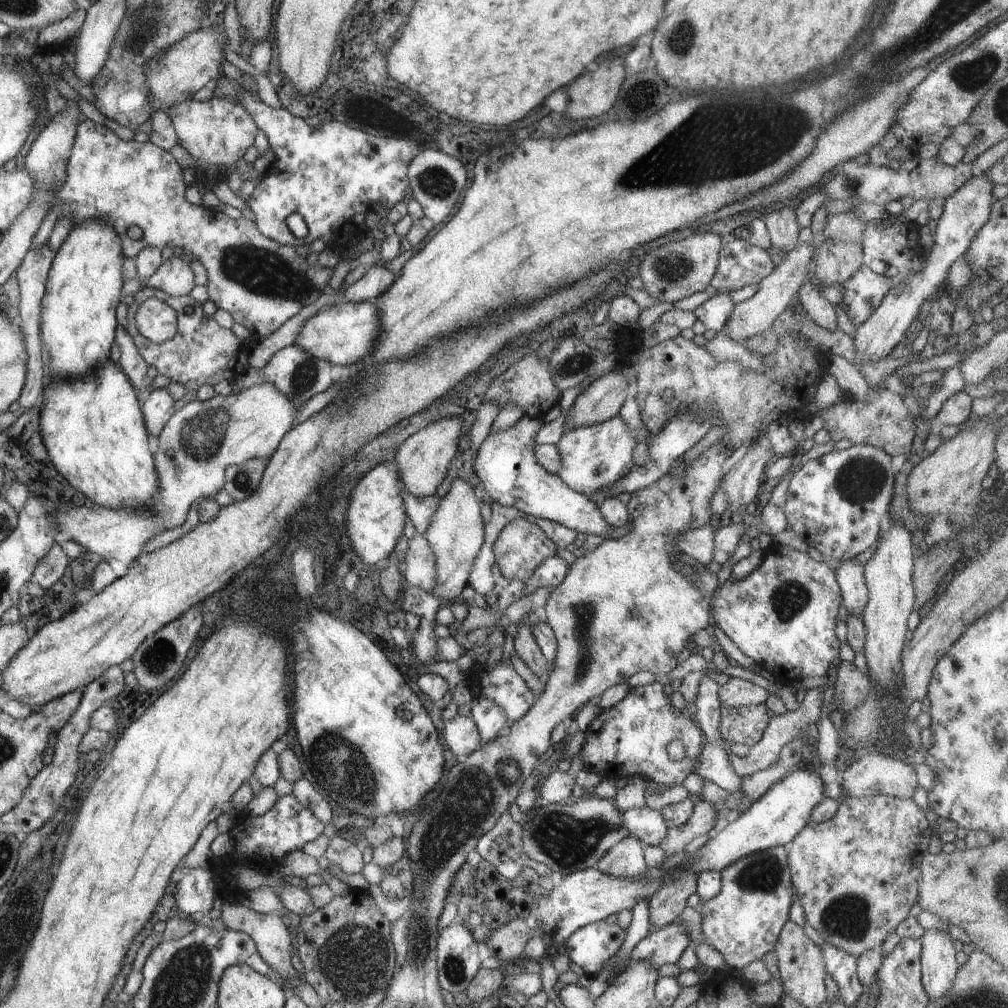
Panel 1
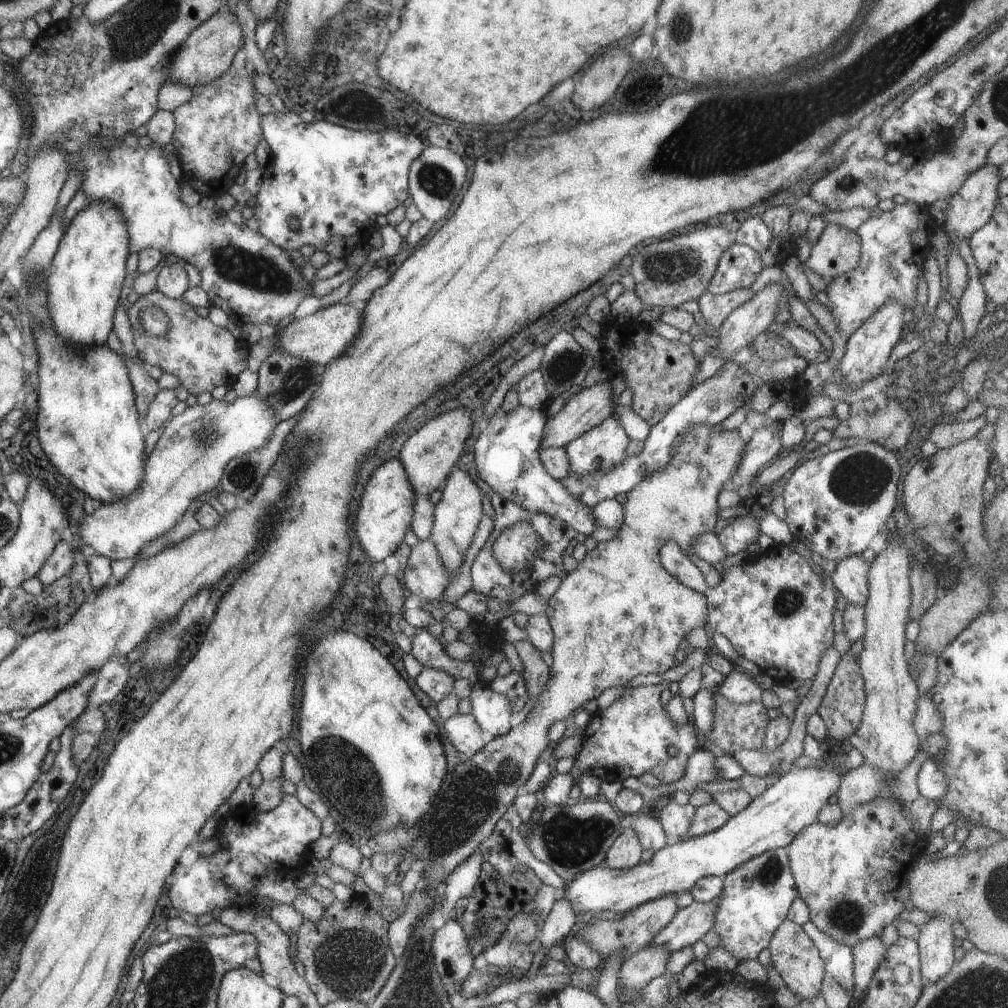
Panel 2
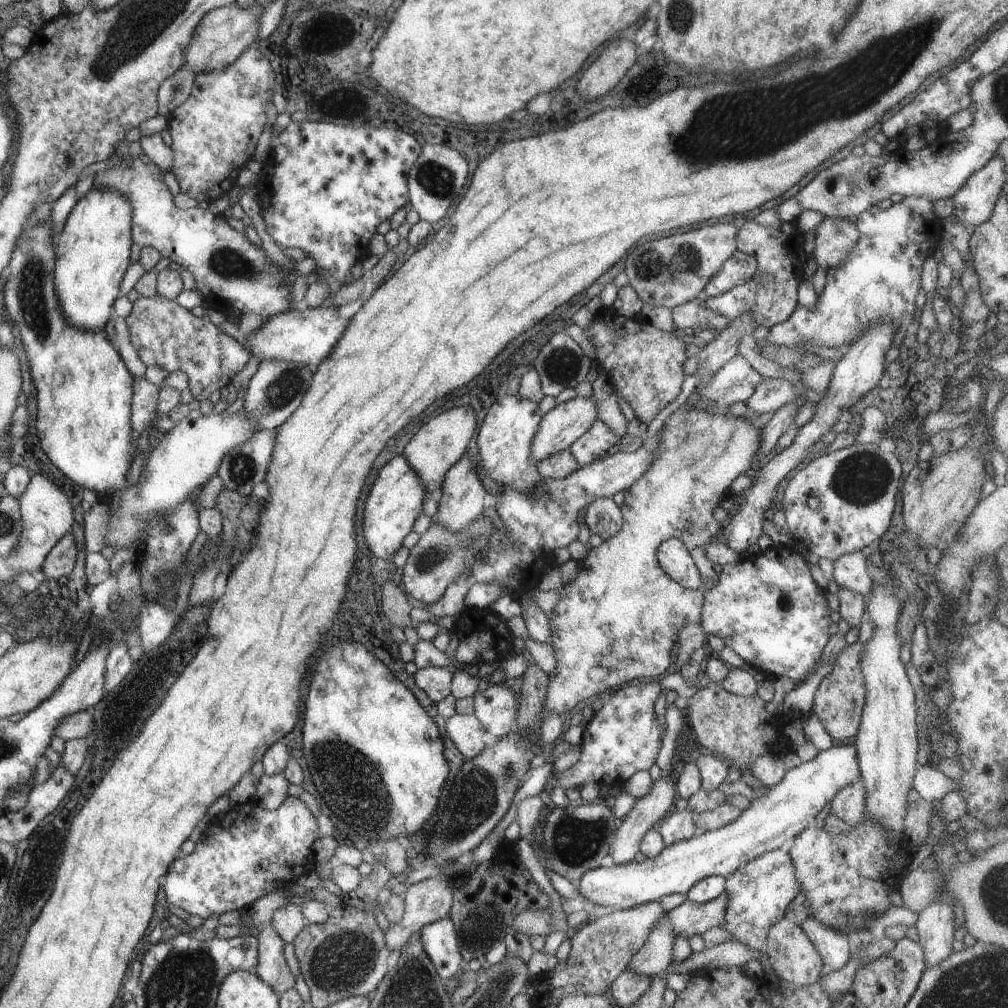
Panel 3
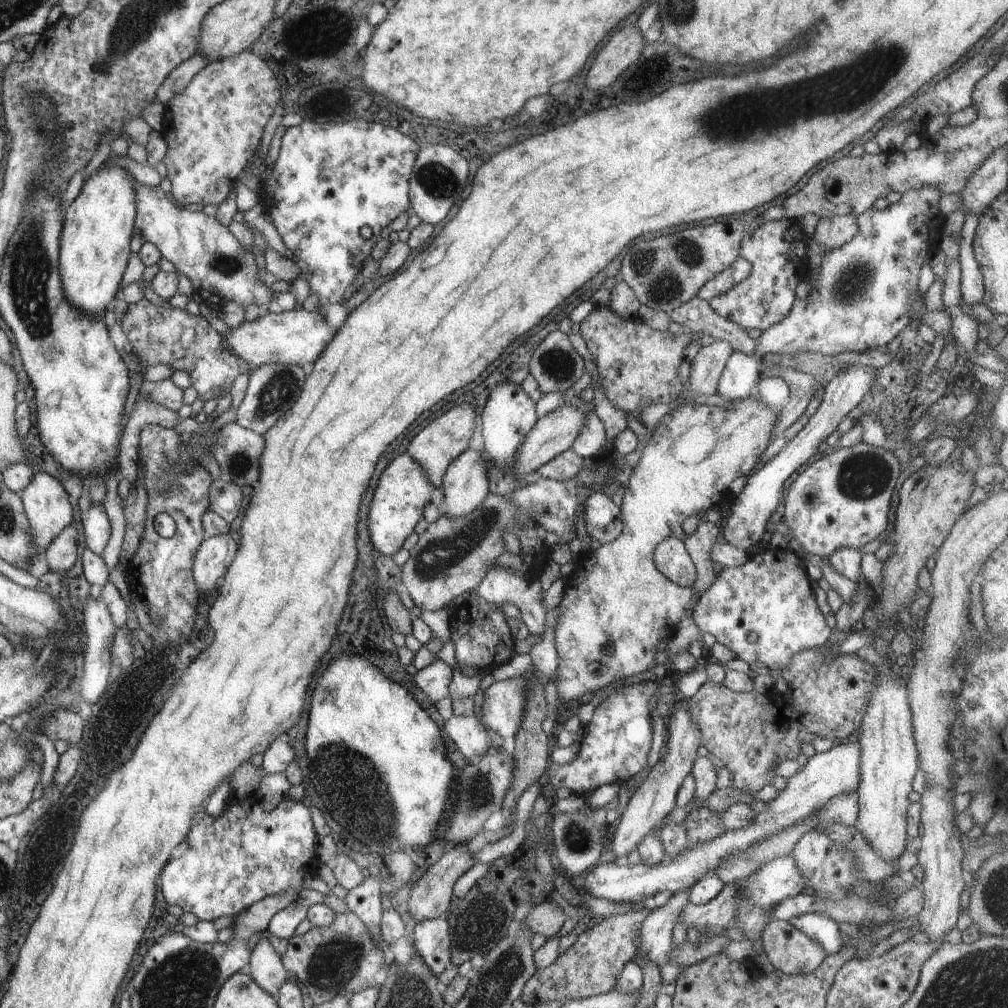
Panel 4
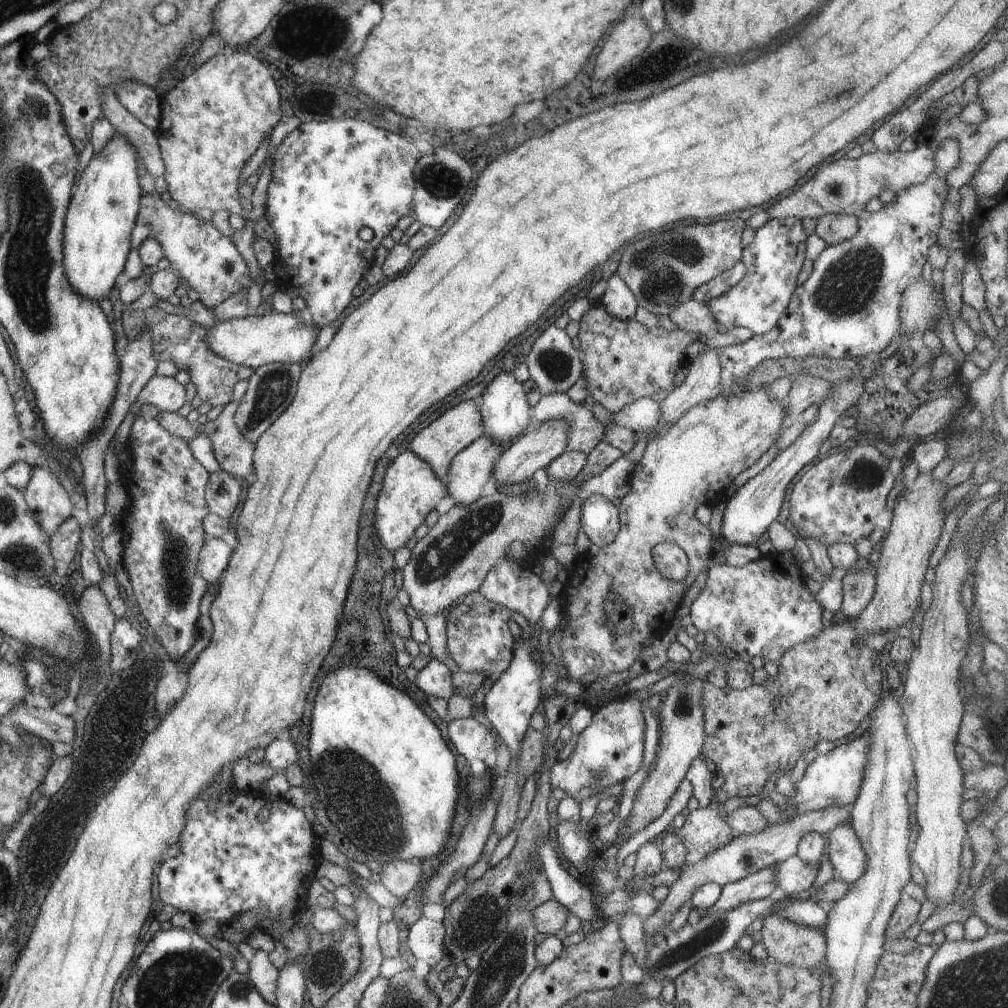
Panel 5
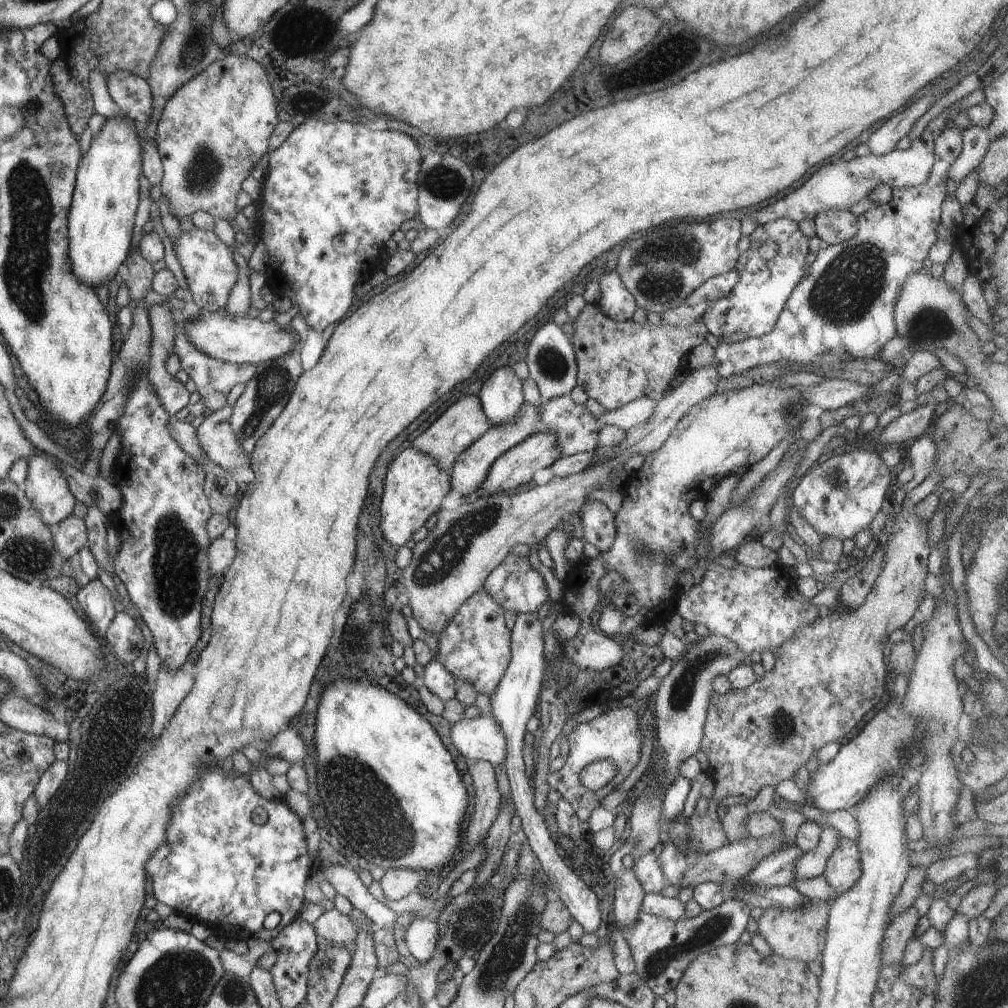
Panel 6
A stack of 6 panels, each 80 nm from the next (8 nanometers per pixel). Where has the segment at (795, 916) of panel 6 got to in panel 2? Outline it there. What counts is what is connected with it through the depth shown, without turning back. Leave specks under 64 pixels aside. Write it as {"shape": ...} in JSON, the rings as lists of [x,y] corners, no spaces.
{"shape":[[[784,920],[776,932],[774,938],[768,946],[768,950],[772,955],[771,964],[774,969],[782,977],[784,984],[799,999],[808,1000],[812,996],[820,996],[822,992],[822,982],[825,976],[825,965],[812,943],[812,940],[804,933],[804,930],[798,924],[794,924],[790,920]]]}

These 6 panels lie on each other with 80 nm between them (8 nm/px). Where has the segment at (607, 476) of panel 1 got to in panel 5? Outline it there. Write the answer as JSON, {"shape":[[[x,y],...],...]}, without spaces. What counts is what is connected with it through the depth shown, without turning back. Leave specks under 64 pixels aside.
{"shape":[[[551,392],[532,409],[528,430],[536,430],[546,421],[563,421],[568,431],[566,451],[586,453],[603,440],[605,424],[602,424],[583,403],[574,403],[565,392]]]}

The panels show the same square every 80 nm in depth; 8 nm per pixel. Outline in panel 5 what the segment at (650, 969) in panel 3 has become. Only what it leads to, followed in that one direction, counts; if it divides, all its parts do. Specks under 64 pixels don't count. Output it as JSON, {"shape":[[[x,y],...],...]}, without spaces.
{"shape":[[[831,806],[821,811],[806,811],[794,815],[785,824],[774,824],[764,832],[755,835],[734,835],[733,839],[722,848],[704,855],[698,862],[688,863],[681,868],[680,876],[669,886],[669,894],[662,902],[662,906],[646,920],[643,921],[645,934],[653,937],[663,931],[670,924],[672,918],[691,894],[704,883],[716,883],[723,887],[755,873],[761,868],[776,865],[783,860],[797,854],[798,843],[808,831],[816,831],[826,836],[844,820],[851,822],[850,807]]]}

